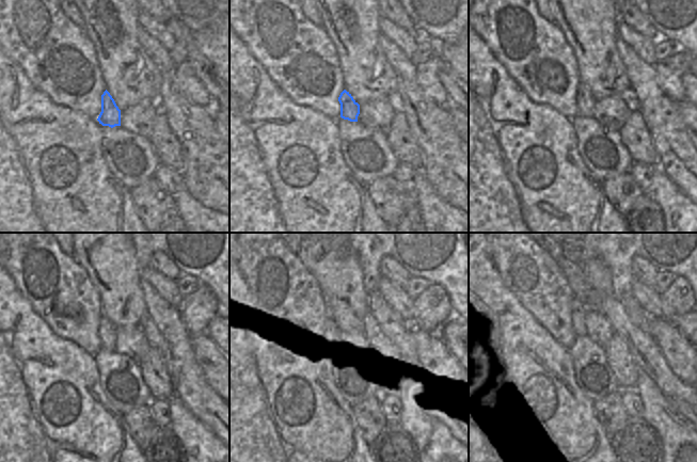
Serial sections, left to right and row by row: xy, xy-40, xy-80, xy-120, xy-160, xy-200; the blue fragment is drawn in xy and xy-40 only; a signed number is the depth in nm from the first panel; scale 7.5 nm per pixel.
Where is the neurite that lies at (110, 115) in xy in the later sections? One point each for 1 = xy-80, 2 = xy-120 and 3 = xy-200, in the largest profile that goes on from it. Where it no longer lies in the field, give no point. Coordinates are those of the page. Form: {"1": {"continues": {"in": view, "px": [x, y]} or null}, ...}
{"1": {"continues": {"in": "xy-80", "px": [584, 97]}}, "2": {"continues": {"in": "xy-120", "px": [106, 332]}}, "3": {"continues": {"in": "xy-200", "px": [577, 315]}}}

